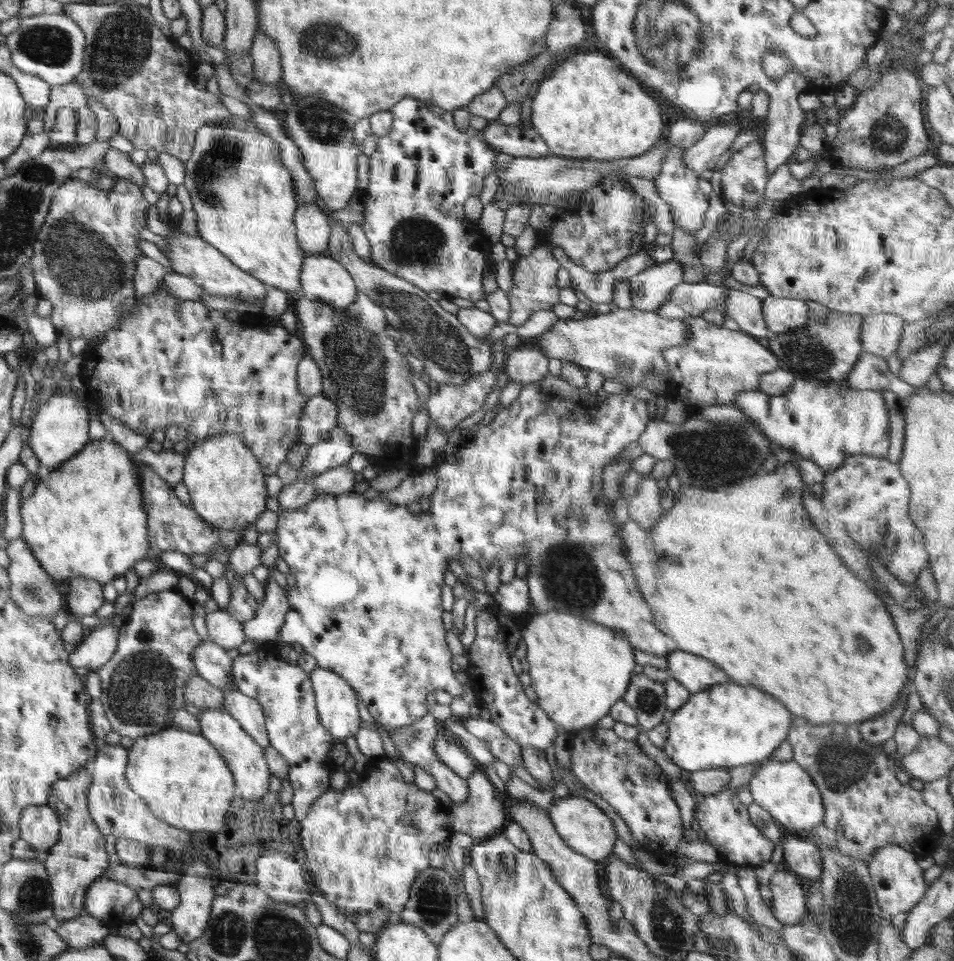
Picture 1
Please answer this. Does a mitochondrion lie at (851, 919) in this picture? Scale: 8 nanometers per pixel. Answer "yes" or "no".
yes

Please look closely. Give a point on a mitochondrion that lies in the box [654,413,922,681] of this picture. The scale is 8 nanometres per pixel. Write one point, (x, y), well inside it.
(712, 456)

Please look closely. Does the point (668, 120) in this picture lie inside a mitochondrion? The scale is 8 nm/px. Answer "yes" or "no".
no

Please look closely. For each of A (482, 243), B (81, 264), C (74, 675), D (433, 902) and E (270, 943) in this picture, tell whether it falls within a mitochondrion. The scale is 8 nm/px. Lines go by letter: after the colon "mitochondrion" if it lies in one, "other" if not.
A: other
B: mitochondrion
C: other
D: mitochondrion
E: mitochondrion

